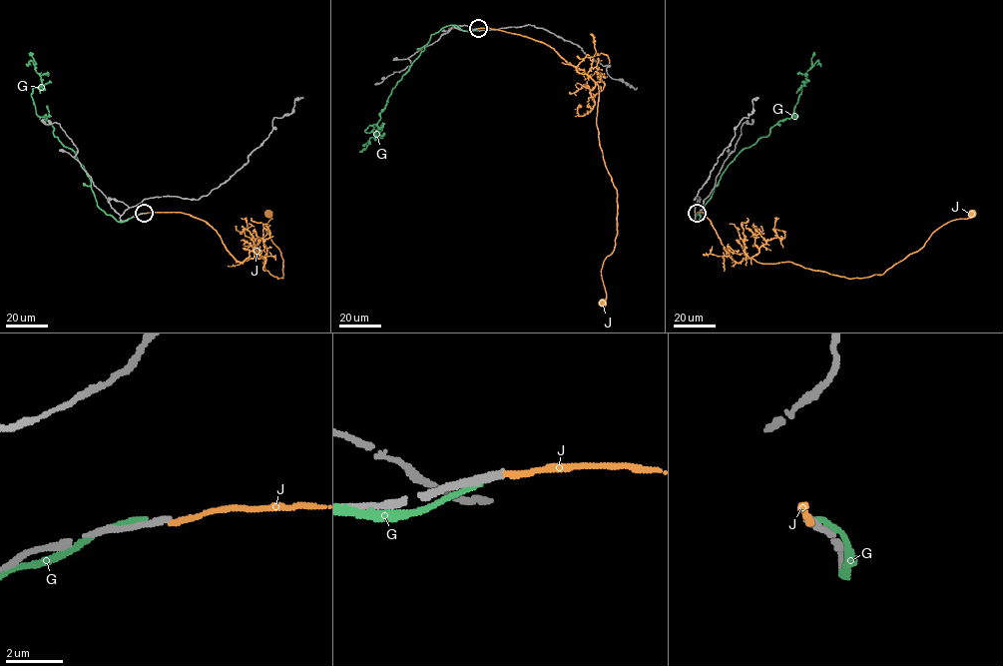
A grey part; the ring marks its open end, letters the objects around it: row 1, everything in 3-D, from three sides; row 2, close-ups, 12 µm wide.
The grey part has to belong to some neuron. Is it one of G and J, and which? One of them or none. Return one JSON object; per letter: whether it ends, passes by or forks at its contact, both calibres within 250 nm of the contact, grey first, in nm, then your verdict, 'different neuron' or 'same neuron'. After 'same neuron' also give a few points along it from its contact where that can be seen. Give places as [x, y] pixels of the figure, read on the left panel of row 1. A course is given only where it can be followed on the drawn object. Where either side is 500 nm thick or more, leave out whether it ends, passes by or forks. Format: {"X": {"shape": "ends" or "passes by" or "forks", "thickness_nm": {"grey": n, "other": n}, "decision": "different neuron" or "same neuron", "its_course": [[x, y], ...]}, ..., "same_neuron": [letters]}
{"G": {"shape": "ends", "thickness_nm": {"grey": 220, "other": 240}, "decision": "different neuron"}, "J": {"shape": "ends", "thickness_nm": {"grey": 240, "other": 240}, "decision": "different neuron"}, "same_neuron": []}

